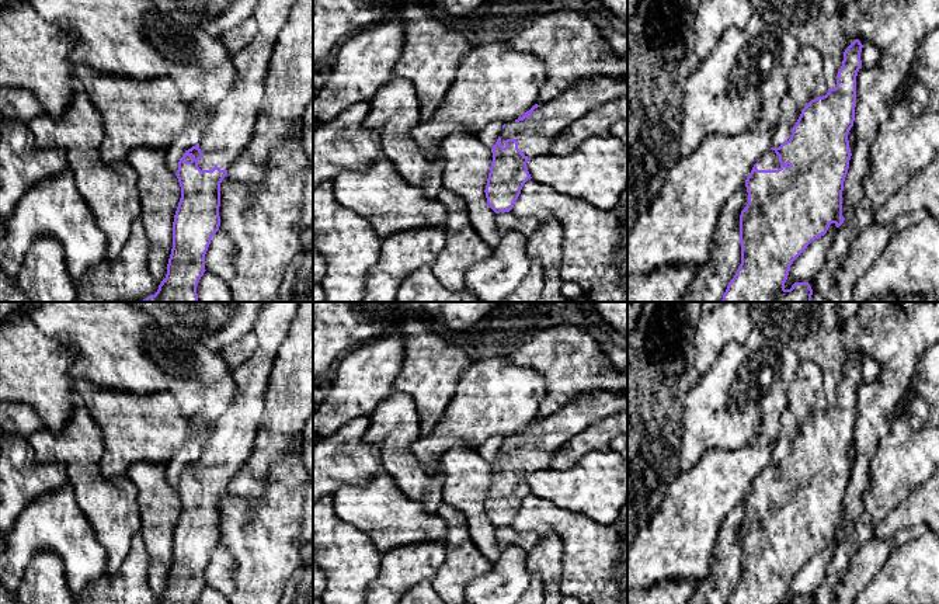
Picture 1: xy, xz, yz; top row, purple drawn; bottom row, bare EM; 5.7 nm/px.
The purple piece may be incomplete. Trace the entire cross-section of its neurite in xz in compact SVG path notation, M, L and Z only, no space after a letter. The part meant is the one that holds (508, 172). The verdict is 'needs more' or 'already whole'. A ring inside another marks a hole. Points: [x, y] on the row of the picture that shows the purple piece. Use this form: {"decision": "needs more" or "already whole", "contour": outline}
{"decision": "needs more", "contour": "M591 76L559 97L538 105L514 122L502 125L493 150L486 185L486 198L495 212L510 212L524 184L531 180L526 163L531 157L547 155L552 140L573 121L602 103L627 94L627 79Z"}

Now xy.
{"decision": "needs more", "contour": "M258 0L253 17L258 31L251 42L233 53L234 80L232 90L215 105L209 122L202 129L201 142L185 150L178 162L177 178L181 198L173 222L173 249L166 278L154 295L142 302L198 302L197 285L204 275L205 254L212 236L219 230L220 183L237 156L250 143L261 101L265 77L279 31L289 17L295 0Z"}

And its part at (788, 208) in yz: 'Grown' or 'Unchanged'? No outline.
Grown

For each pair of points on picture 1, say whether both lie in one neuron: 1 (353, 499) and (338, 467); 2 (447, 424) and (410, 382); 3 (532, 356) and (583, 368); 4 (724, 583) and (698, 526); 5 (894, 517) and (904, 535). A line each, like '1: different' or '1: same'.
1: different
2: different
3: same
4: different
5: different

